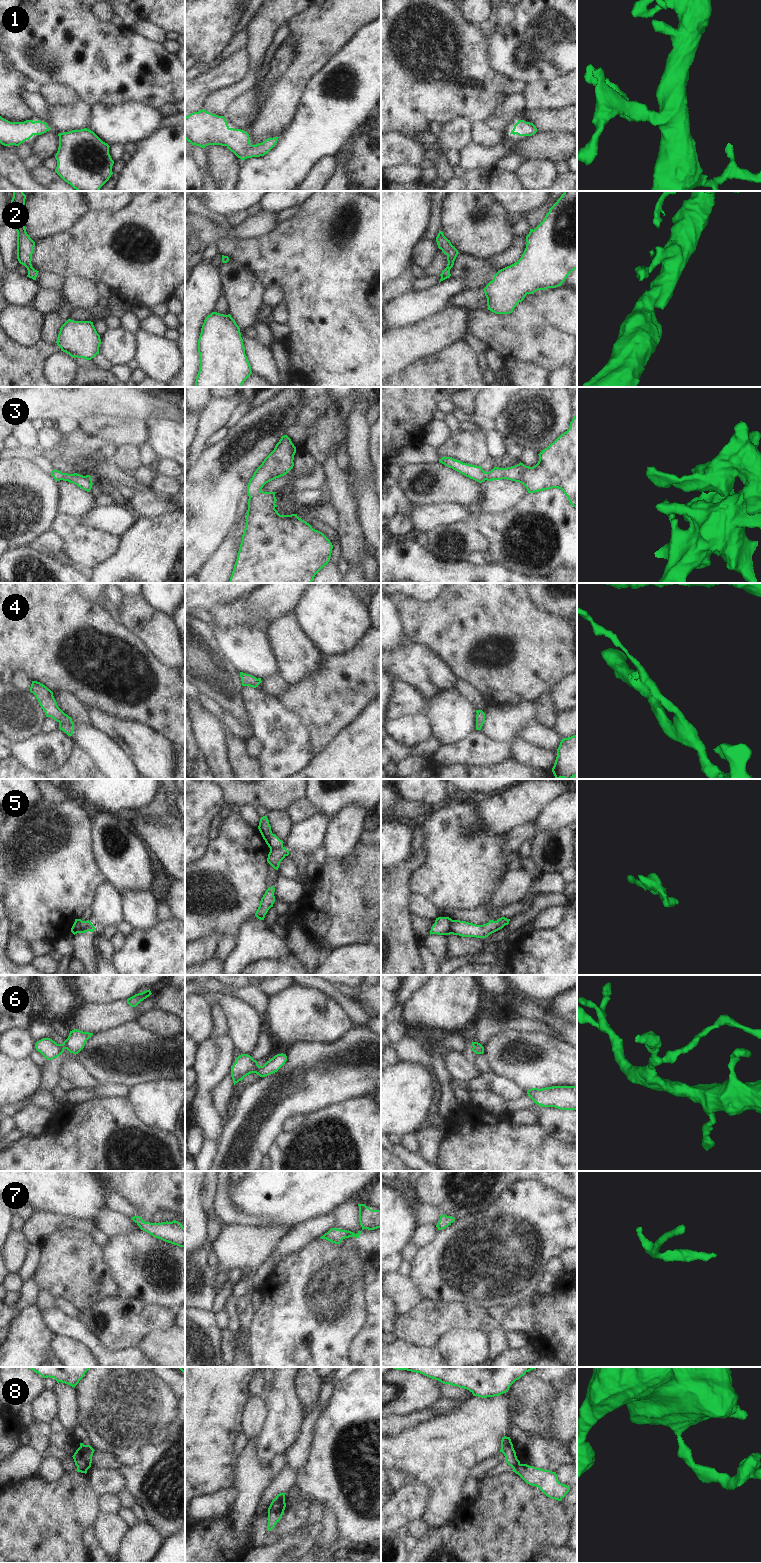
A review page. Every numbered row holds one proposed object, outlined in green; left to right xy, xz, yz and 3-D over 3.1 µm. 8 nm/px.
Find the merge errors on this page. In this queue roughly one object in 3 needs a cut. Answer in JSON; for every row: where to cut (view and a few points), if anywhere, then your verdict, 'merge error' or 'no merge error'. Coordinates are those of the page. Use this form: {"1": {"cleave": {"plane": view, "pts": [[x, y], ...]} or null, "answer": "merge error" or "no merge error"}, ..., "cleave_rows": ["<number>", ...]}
{"1": {"cleave": null, "answer": "no merge error"}, "2": {"cleave": null, "answer": "no merge error"}, "3": {"cleave": null, "answer": "no merge error"}, "4": {"cleave": null, "answer": "no merge error"}, "5": {"cleave": {"plane": "yz", "pts": [[452, 920], [450, 933]]}, "answer": "merge error"}, "6": {"cleave": null, "answer": "no merge error"}, "7": {"cleave": null, "answer": "no merge error"}, "8": {"cleave": {"plane": "xz", "pts": [[274, 1499], [284, 1501]]}, "answer": "merge error"}, "cleave_rows": ["5", "8"]}

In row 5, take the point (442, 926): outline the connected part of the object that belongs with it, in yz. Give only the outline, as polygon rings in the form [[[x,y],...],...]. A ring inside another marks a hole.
[[[438,917],[435,920],[435,923],[431,927],[431,934],[438,935],[450,935],[451,934],[451,922],[452,919],[449,917]]]

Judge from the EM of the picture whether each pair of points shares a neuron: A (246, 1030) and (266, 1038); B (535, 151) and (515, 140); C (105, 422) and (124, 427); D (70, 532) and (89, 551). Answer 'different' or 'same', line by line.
A: different
B: same
C: same
D: same

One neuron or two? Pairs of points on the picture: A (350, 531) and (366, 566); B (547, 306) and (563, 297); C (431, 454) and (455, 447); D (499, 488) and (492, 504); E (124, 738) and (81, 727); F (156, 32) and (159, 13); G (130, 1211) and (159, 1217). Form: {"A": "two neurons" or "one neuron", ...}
{"A": "one neuron", "B": "one neuron", "C": "two neurons", "D": "one neuron", "E": "two neurons", "F": "two neurons", "G": "one neuron"}

